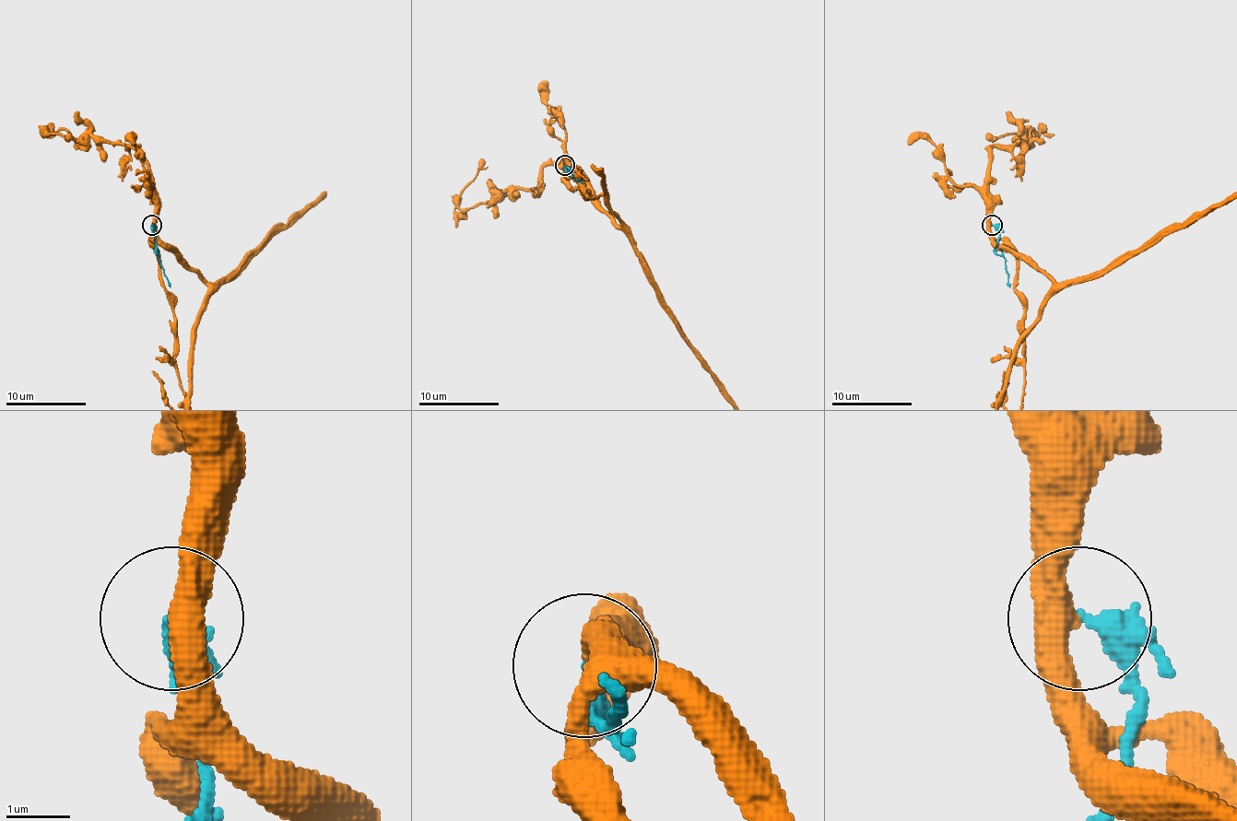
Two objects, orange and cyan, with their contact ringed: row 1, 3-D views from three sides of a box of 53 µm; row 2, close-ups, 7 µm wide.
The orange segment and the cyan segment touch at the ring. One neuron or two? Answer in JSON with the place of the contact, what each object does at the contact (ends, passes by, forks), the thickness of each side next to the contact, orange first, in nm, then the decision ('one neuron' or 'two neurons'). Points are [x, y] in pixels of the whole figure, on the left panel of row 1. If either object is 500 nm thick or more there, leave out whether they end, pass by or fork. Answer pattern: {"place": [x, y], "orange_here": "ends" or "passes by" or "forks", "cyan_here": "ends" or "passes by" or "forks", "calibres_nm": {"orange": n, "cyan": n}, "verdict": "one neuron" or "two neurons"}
{"place": [152, 225], "orange_here": "passes by", "cyan_here": "passes by", "calibres_nm": {"orange": 440, "cyan": 260}, "verdict": "two neurons"}

